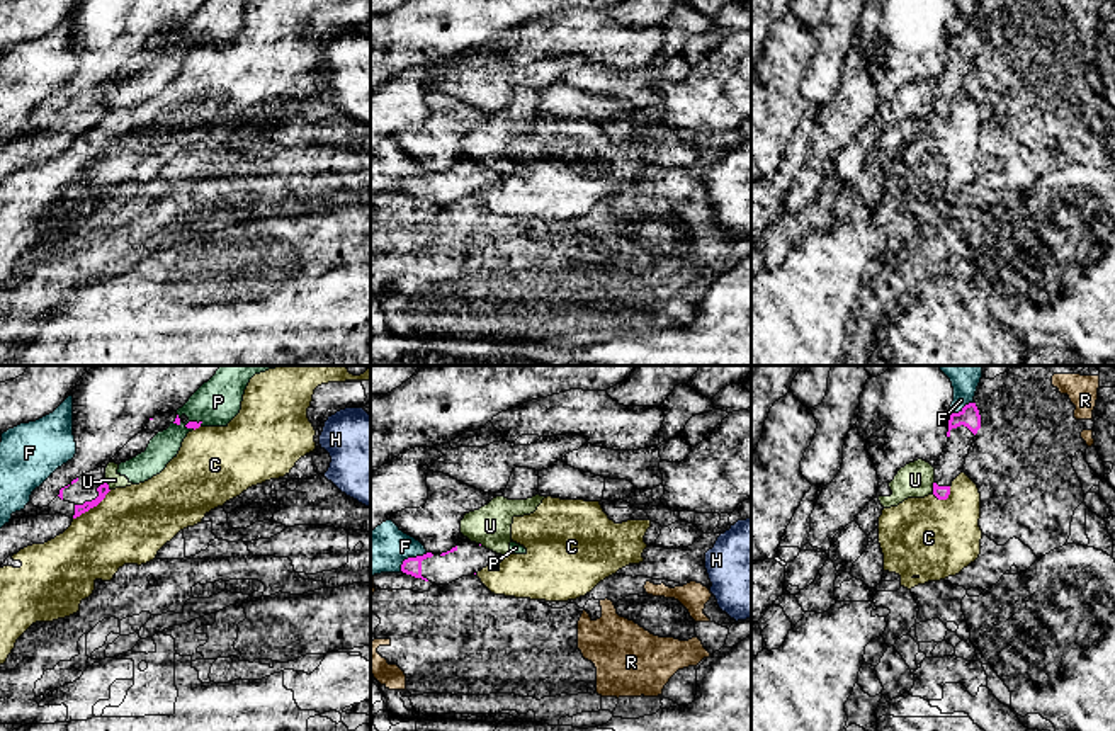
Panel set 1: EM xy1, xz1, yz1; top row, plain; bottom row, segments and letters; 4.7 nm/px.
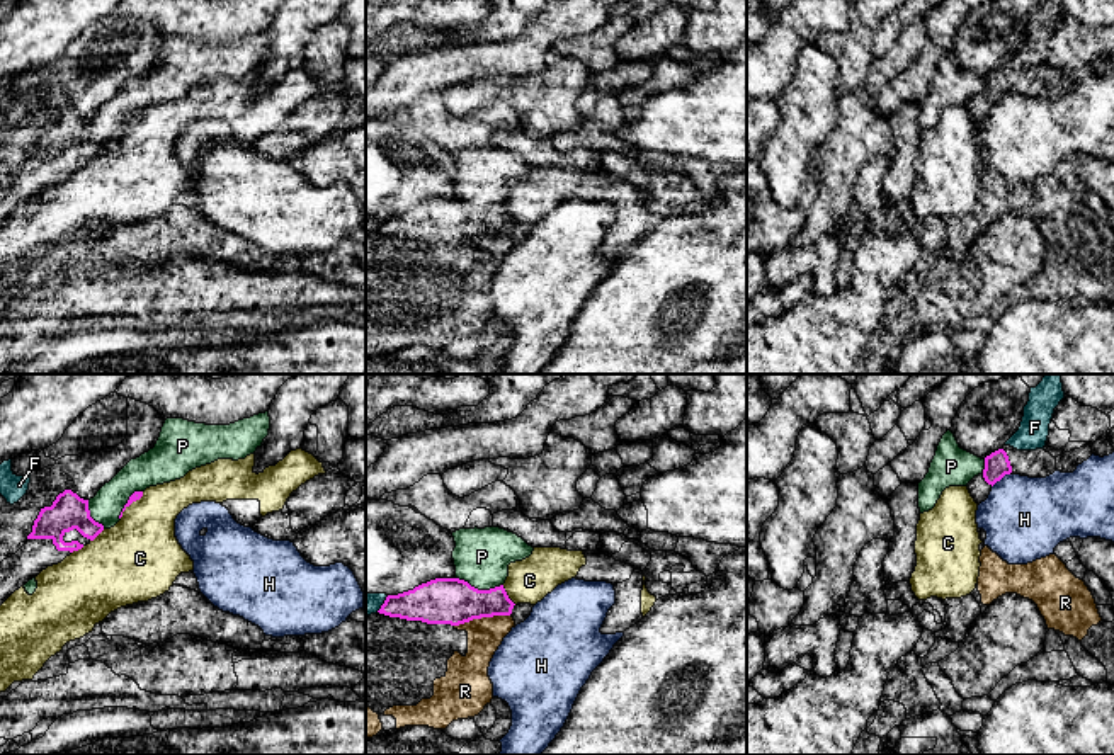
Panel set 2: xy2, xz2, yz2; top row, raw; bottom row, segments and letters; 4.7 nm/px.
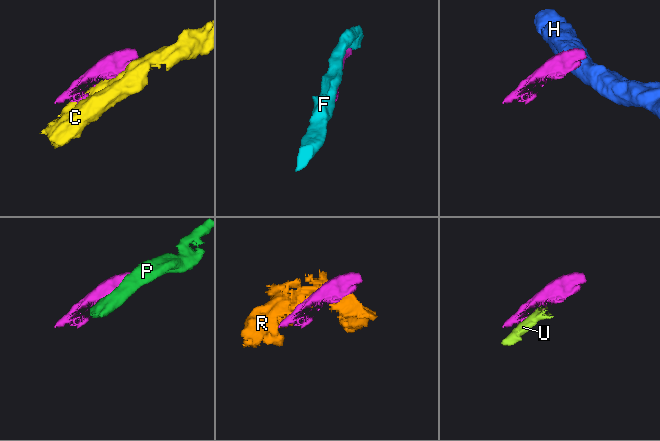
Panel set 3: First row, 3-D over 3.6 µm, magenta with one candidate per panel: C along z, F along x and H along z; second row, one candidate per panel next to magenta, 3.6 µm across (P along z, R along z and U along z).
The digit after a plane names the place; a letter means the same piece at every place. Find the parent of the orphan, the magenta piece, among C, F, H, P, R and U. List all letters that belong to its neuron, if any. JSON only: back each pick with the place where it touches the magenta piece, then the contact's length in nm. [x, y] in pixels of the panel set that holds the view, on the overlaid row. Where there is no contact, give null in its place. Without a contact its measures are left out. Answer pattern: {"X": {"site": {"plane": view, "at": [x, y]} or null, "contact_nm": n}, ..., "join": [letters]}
{"join": []}

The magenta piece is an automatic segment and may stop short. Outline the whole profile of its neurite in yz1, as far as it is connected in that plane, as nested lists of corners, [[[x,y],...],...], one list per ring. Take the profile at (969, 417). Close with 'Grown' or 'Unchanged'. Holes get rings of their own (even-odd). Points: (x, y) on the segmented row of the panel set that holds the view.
[[[976,403],[965,405],[959,413],[950,413],[948,442],[935,462],[933,495],[938,500],[948,498],[952,481],[964,471],[965,457],[979,428],[981,415]]]. Grown

